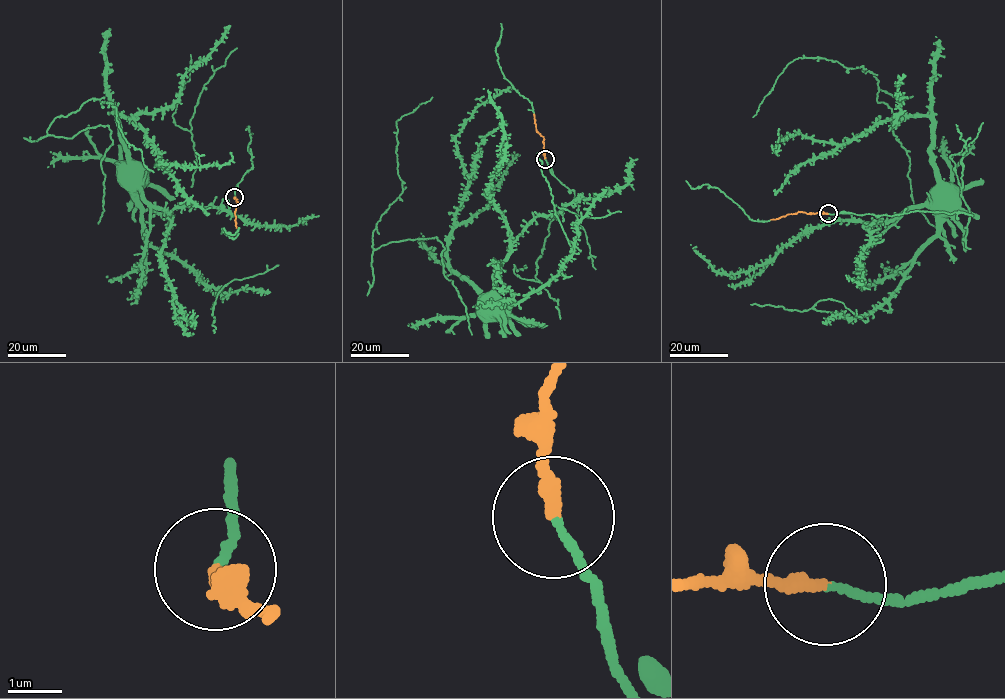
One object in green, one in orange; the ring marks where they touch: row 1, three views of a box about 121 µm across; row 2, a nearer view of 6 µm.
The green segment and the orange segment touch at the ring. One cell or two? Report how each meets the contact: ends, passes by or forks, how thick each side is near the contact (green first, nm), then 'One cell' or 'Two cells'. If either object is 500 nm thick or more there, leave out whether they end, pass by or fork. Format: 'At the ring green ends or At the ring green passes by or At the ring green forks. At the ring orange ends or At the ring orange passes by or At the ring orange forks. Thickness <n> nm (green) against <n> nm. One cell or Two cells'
At the ring green ends. At the ring orange ends. Thickness 130 nm (green) against 240 nm. One cell

